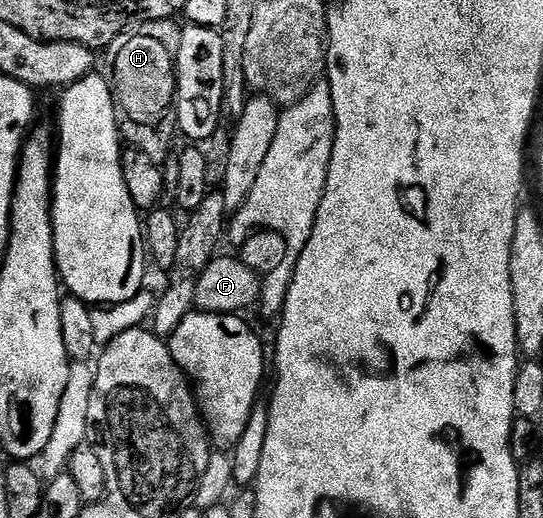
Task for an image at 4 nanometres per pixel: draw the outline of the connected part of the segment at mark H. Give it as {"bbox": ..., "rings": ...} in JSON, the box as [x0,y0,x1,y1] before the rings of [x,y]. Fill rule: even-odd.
{"bbox":[106,18,180,164],"rings":[[[163,18],[157,22],[143,22],[137,26],[129,26],[123,30],[111,46],[107,47],[106,54],[112,57],[112,99],[116,101],[119,114],[120,137],[131,149],[146,152],[150,160],[161,164],[171,159],[172,141],[178,138],[178,123],[176,120],[176,61],[180,47],[179,25],[175,21]]]}

